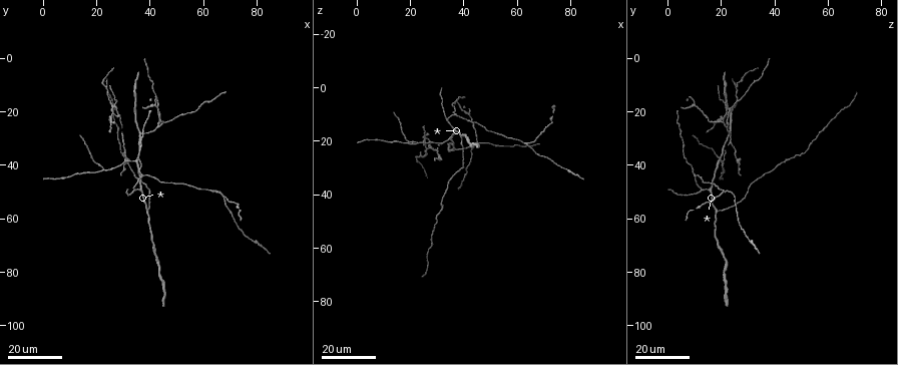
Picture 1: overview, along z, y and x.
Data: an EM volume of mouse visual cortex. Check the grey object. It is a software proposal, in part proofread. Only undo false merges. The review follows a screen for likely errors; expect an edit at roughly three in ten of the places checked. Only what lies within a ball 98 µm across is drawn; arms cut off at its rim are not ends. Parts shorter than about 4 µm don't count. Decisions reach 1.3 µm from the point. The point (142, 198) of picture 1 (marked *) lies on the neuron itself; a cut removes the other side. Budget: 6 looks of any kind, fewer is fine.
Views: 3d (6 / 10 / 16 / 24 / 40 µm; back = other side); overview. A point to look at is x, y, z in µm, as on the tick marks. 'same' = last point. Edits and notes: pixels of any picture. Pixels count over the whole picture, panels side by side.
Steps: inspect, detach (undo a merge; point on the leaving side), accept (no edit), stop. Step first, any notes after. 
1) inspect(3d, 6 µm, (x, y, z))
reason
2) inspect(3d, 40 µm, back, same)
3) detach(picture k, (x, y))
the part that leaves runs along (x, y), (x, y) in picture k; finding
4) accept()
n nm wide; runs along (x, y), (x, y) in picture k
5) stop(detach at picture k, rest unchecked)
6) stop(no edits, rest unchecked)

inspect(3d, 16 µm, (32, 37, 21))
three-way junction

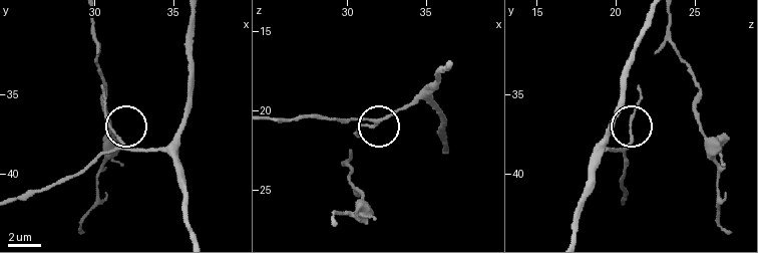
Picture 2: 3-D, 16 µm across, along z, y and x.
inspect(3d, 6 µm, (31.5, 38.1, 20.8))

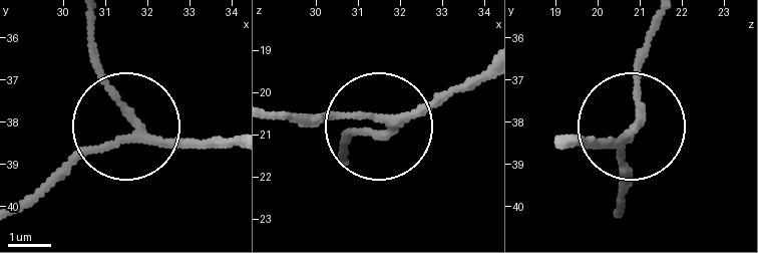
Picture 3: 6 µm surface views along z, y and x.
accept()
170 nm wide; runs along (573, 144), (609, 144), (627, 130), (623, 205) in picture 3; one neuron here

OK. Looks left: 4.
inspect(3d, 24 µm, (43, 25, 22))
two arms in line, one across

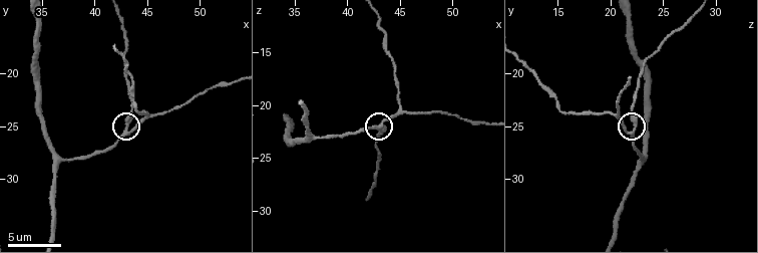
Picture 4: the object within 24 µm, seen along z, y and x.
inspect(3d, 6 µm, (43.0, 25.4, 22.0))

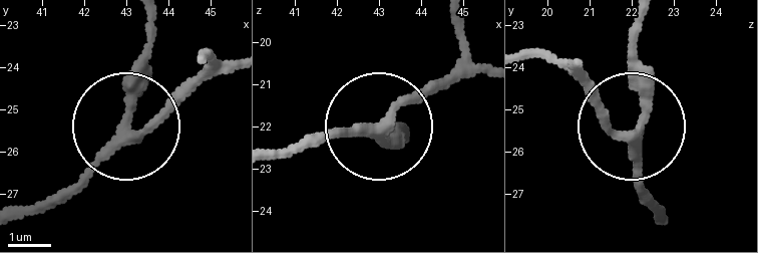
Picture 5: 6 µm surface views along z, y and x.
accept()
3 arms; runs along (271, 154), (379, 124), (461, 60) in picture 5; one neuron here

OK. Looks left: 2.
inspect(3d, 24 µm, (29, 31, 24))
arms part here

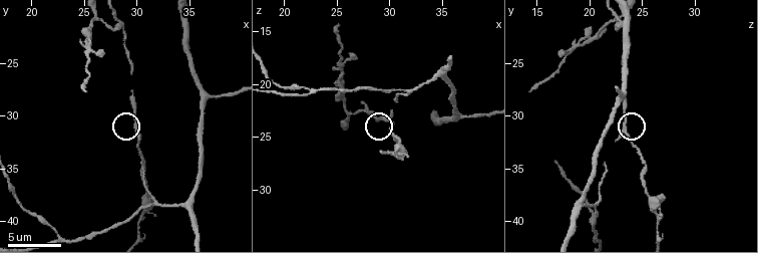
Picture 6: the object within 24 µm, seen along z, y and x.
inspect(3d, 6 µm, (29.8, 31.6, 23.4))

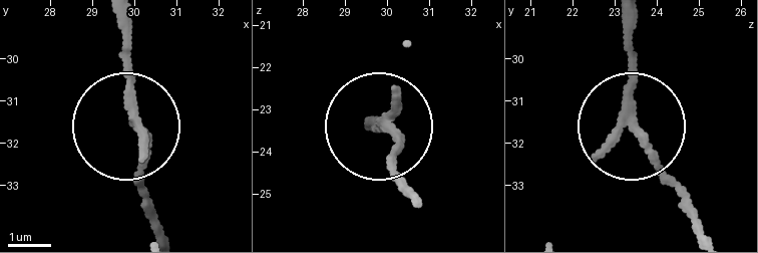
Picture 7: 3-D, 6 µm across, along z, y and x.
detach(picture 7, (140, 173))
3 arms; the part that leaves runs along (132, 119), (153, 235) in picture 7; two neurons meet here

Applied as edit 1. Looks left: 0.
stop(detach at picture 7, rest unchecked)

